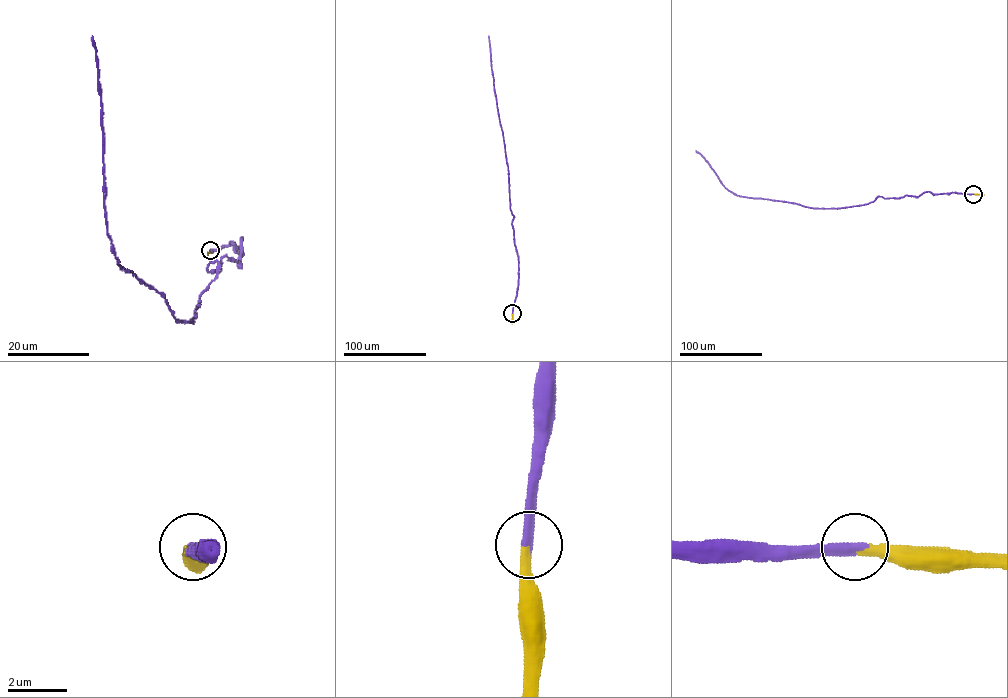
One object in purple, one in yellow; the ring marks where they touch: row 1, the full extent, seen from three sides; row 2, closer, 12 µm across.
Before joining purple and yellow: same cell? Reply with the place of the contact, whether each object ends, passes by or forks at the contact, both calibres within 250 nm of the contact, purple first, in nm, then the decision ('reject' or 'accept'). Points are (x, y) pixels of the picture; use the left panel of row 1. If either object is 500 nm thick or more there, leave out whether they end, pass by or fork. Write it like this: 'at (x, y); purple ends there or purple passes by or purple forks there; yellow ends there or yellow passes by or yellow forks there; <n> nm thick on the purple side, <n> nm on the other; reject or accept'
at (210, 250); purple ends there; yellow ends there; 360 nm thick on the purple side, 320 nm on the other; accept

